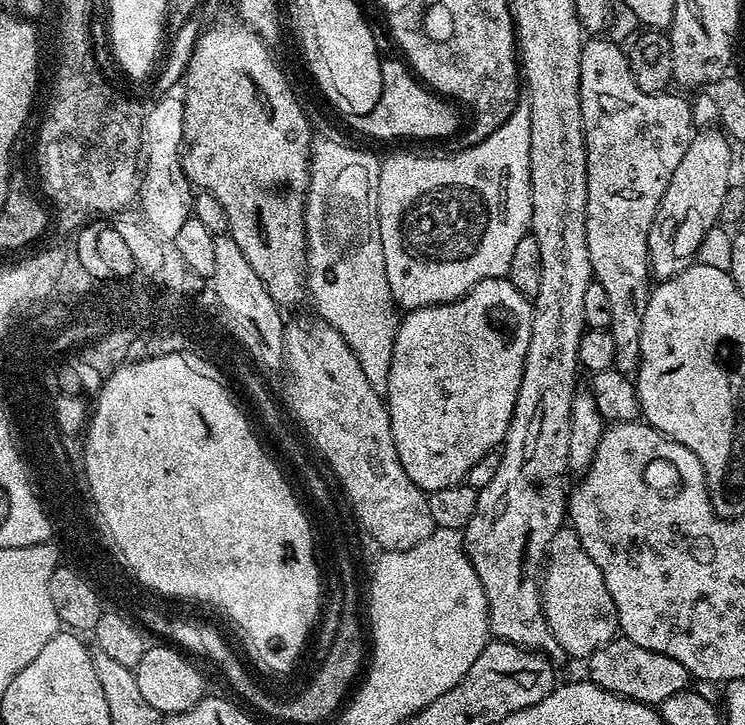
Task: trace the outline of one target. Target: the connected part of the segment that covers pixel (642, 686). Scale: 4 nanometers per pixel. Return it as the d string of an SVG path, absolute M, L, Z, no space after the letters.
M617 638L606 642L594 654L586 657L588 664L587 679L600 688L637 700L643 704L659 706L670 694L678 694L689 687L690 677L686 666L674 662L674 658L666 658L666 654L658 654L654 650L646 650L646 646L638 646L638 642L630 642Z

